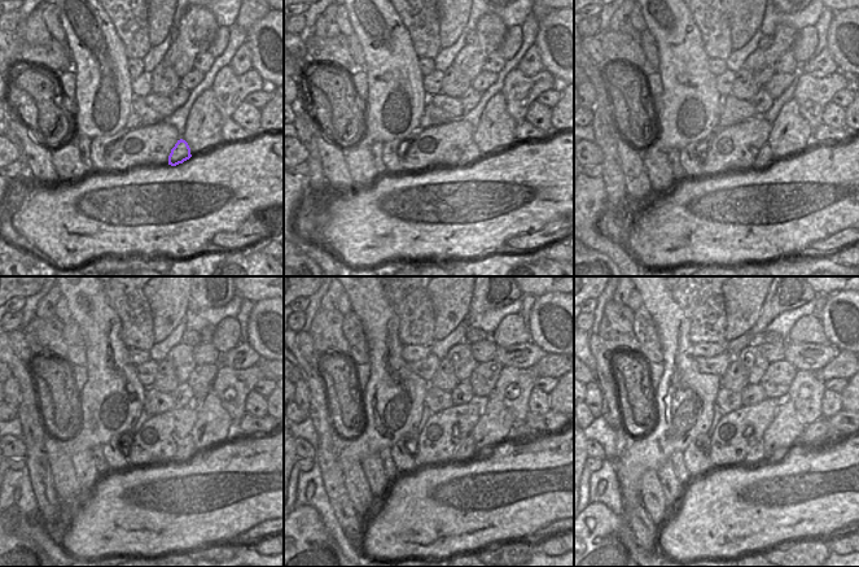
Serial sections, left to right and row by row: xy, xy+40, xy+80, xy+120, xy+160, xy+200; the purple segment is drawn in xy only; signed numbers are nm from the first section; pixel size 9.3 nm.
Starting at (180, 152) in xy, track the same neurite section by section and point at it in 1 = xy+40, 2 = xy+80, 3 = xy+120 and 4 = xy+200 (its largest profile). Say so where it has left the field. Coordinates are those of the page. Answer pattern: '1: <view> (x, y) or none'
1: xy+40 (470, 156)
2: xy+80 (765, 158)
3: xy+120 (185, 449)
4: xy+200 (754, 457)

